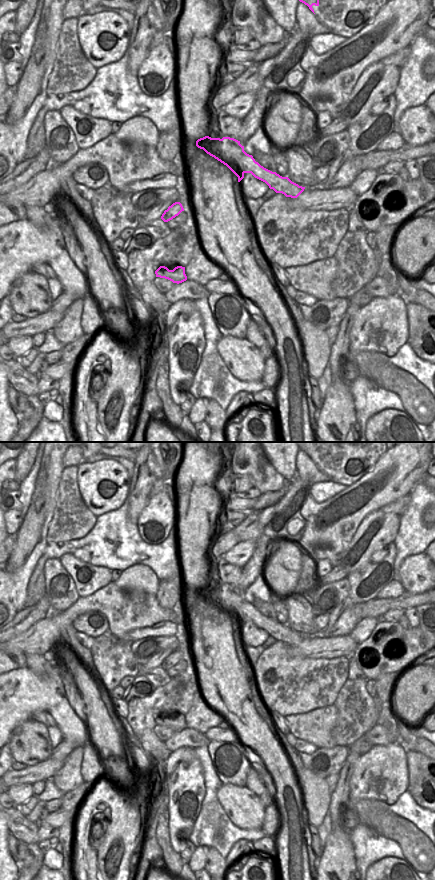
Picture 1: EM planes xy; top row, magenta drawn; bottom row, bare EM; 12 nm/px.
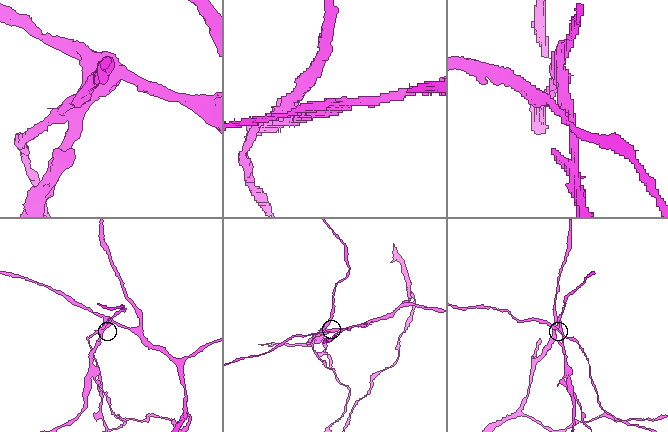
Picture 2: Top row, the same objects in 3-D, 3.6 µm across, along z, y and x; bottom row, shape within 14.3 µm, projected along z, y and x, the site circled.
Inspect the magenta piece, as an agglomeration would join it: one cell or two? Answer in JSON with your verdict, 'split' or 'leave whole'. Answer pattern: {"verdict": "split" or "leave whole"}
{"verdict": "split"}

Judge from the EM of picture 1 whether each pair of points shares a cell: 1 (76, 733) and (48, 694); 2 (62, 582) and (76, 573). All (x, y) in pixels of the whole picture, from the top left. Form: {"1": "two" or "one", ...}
{"1": "one", "2": "two"}

